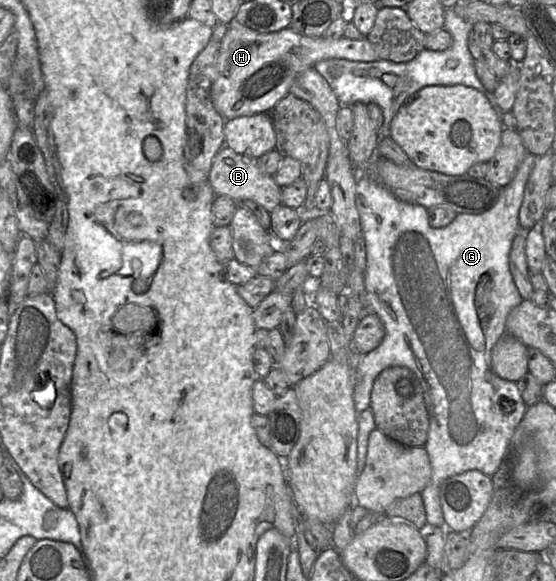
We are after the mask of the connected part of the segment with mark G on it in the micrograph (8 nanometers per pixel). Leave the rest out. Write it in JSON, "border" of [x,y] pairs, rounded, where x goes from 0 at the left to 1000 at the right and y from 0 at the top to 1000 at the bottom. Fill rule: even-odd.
{"border":[[[950,263],[935,286],[932,287],[924,306],[908,320],[899,324],[894,348],[879,361],[863,368],[824,367],[818,377],[800,391],[782,392],[772,386],[770,360],[763,355],[725,348],[710,339],[669,296],[653,298],[642,294],[644,308],[640,317],[638,348],[647,372],[651,408],[656,415],[656,429],[660,441],[660,454],[655,466],[655,485],[658,504],[664,515],[664,539],[674,539],[687,552],[692,563],[692,578],[680,597],[656,609],[642,632],[637,635],[638,663],[635,675],[637,699],[642,711],[665,701],[665,680],[671,659],[676,649],[694,633],[705,630],[727,630],[739,635],[754,651],[759,670],[764,701],[772,723],[772,738],[768,757],[763,771],[770,781],[775,799],[775,824],[770,835],[757,847],[759,862],[764,874],[766,898],[770,907],[800,907],[793,866],[791,866],[791,838],[806,821],[829,816],[844,809],[860,809],[876,819],[887,819],[910,787],[919,754],[937,726],[950,699],[942,694],[928,657],[912,656],[899,651],[888,642],[883,632],[883,602],[906,577],[910,570],[910,547],[915,537],[937,522],[941,516],[924,487],[917,468],[915,439],[923,411],[935,399],[933,389],[933,361],[941,348],[946,315],[951,308],[953,296],[960,287],[966,269]],[[867,477],[867,506],[879,511],[887,525],[887,540],[865,546],[856,525],[856,504],[862,484]]]}

